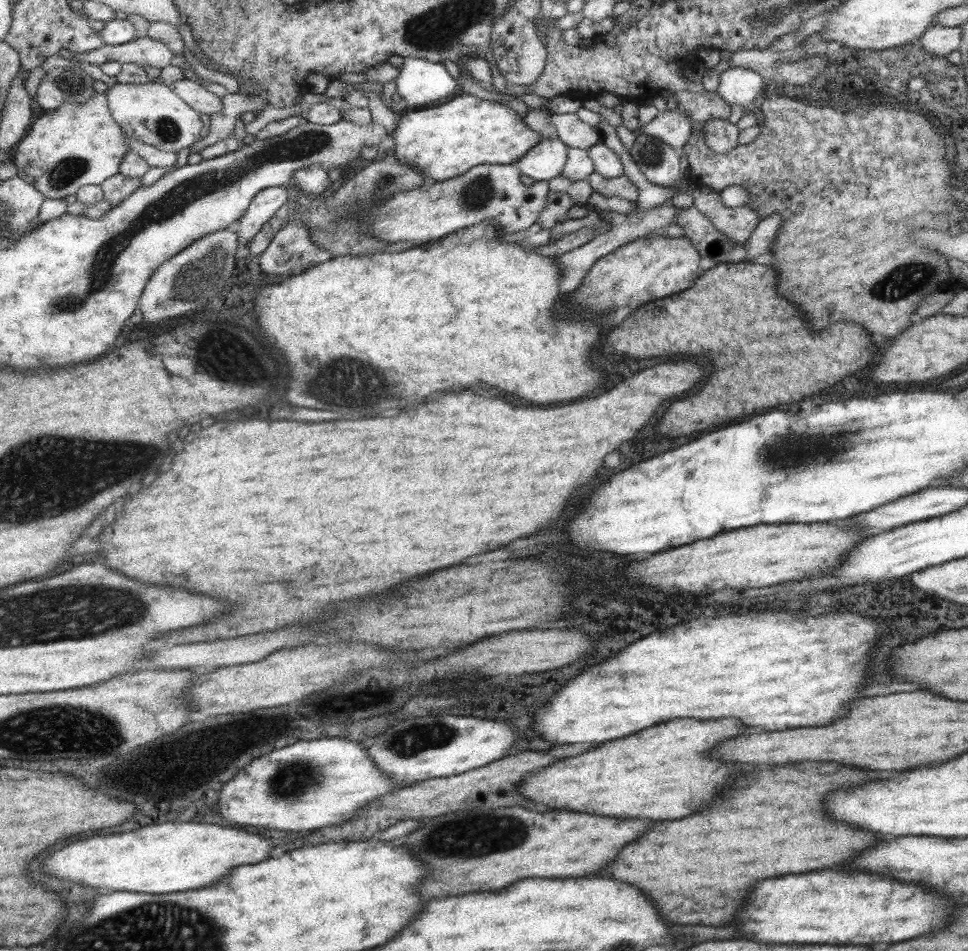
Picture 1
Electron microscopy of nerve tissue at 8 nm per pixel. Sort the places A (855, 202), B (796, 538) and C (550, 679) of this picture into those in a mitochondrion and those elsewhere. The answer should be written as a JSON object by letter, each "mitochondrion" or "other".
{"A":"other","B":"other","C":"other"}

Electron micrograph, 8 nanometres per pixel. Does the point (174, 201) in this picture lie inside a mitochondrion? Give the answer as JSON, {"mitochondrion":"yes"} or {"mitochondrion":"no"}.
{"mitochondrion":"yes"}

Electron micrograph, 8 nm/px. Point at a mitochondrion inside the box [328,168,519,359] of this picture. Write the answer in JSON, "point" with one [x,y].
{"point":[479,191]}

